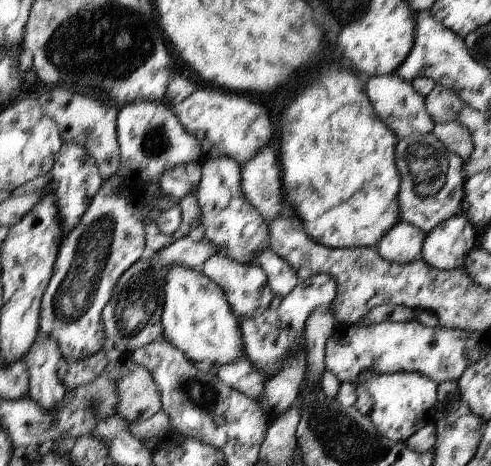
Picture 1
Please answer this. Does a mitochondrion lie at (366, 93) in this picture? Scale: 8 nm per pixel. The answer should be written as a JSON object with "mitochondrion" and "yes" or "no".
{"mitochondrion":"no"}

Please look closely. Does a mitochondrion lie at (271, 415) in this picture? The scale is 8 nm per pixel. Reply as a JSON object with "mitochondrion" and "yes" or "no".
{"mitochondrion":"no"}

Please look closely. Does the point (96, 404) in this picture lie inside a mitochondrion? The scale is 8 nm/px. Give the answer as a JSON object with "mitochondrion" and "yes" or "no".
{"mitochondrion":"yes"}

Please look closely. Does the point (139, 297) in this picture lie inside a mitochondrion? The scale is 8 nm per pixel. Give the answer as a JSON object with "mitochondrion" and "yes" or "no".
{"mitochondrion":"yes"}

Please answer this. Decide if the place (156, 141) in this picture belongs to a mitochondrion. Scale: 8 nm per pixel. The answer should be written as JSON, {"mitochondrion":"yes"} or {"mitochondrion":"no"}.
{"mitochondrion":"yes"}

